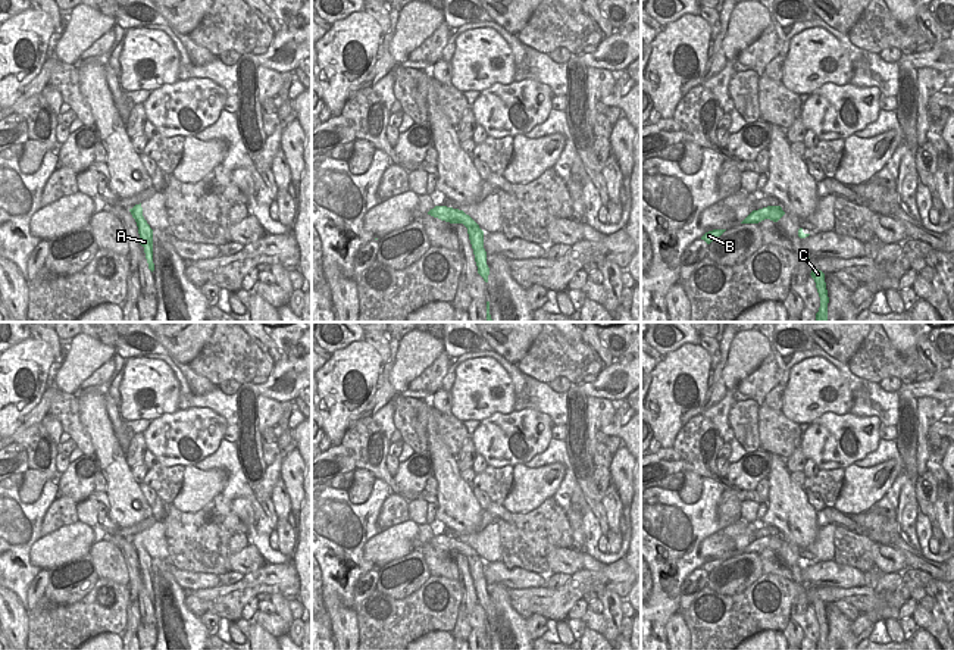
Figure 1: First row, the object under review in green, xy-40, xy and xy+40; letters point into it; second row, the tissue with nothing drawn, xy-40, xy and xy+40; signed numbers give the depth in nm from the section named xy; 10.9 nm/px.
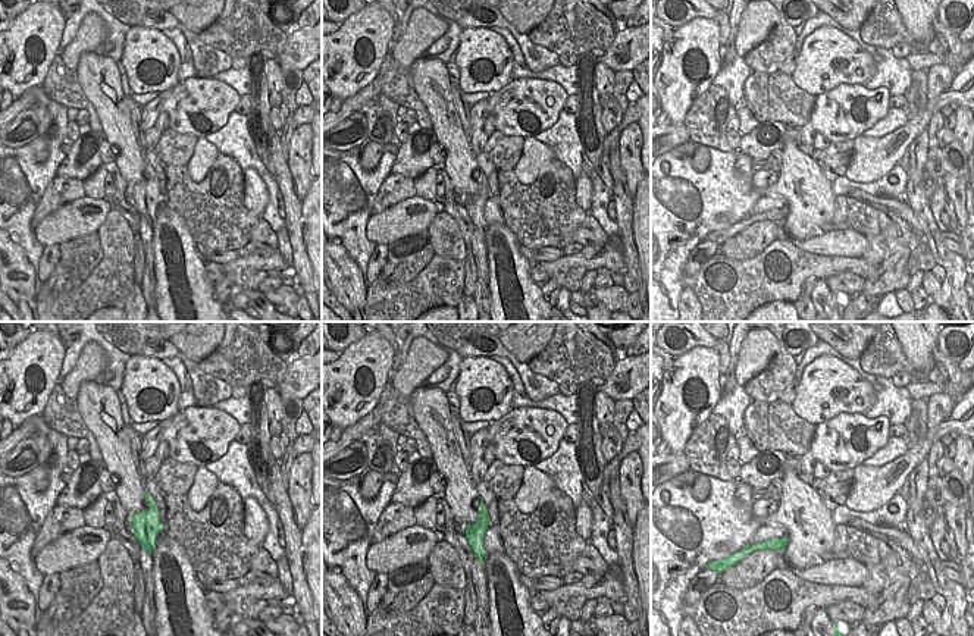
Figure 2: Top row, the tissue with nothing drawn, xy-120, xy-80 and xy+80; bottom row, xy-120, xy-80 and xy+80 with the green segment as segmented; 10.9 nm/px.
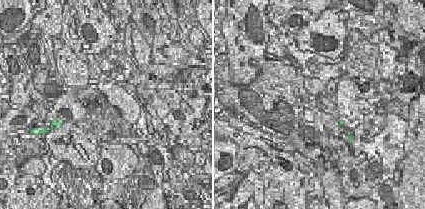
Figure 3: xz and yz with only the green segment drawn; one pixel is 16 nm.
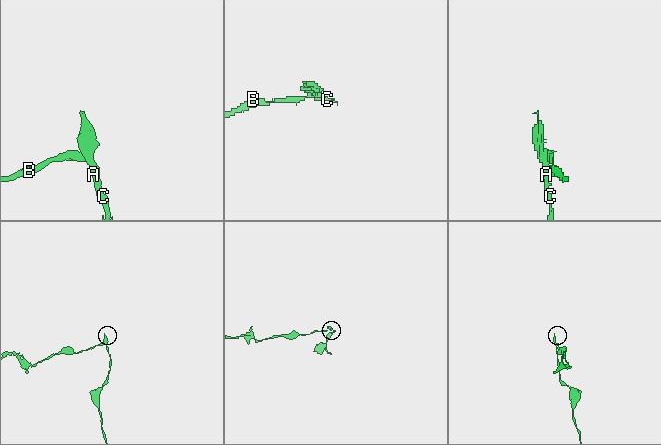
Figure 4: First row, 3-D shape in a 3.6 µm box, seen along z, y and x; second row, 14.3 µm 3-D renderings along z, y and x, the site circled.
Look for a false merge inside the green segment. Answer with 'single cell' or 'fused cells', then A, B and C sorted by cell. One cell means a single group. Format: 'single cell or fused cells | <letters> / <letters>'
fused cells | A C / B

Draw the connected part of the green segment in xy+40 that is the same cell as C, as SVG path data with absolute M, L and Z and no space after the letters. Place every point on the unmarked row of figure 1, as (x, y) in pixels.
M811 599L811 607L816 612L816 618L820 626L820 637L819 641L816 643L816 650L828 650L828 619L826 619L826 612L825 612L825 603L819 599Z

